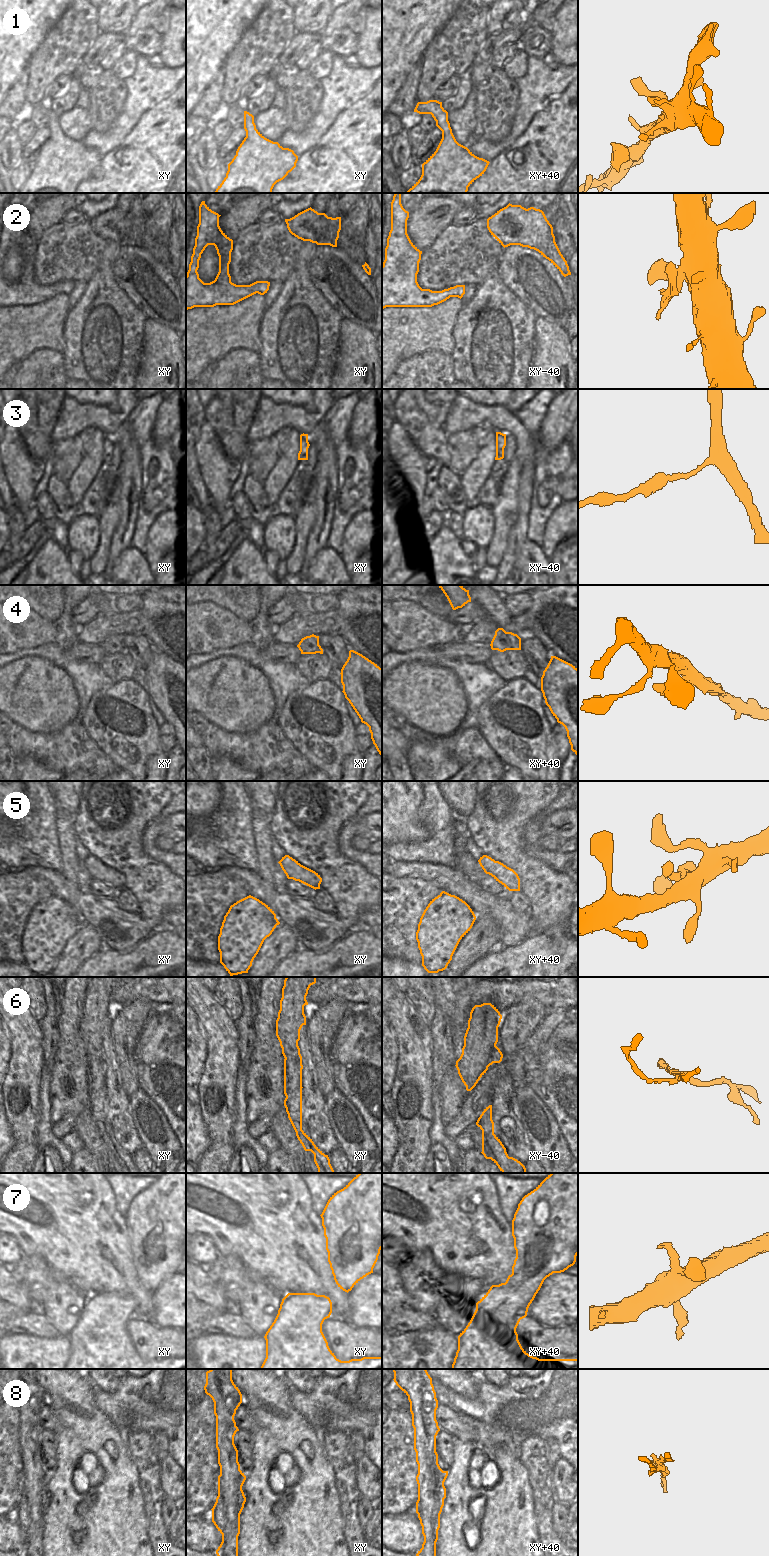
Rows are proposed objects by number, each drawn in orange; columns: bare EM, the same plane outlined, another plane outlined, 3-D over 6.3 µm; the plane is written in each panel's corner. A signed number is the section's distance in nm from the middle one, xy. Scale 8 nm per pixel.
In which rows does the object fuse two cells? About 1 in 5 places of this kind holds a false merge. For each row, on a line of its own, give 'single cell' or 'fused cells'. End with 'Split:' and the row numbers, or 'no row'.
1: single cell
2: single cell
3: single cell
4: single cell
5: single cell
6: fused cells
7: single cell
8: fused cells
Split: 6, 8

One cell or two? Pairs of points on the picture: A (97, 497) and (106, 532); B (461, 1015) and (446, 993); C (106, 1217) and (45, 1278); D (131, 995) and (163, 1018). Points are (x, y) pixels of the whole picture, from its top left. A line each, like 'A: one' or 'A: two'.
A: two
B: one
C: two
D: two

